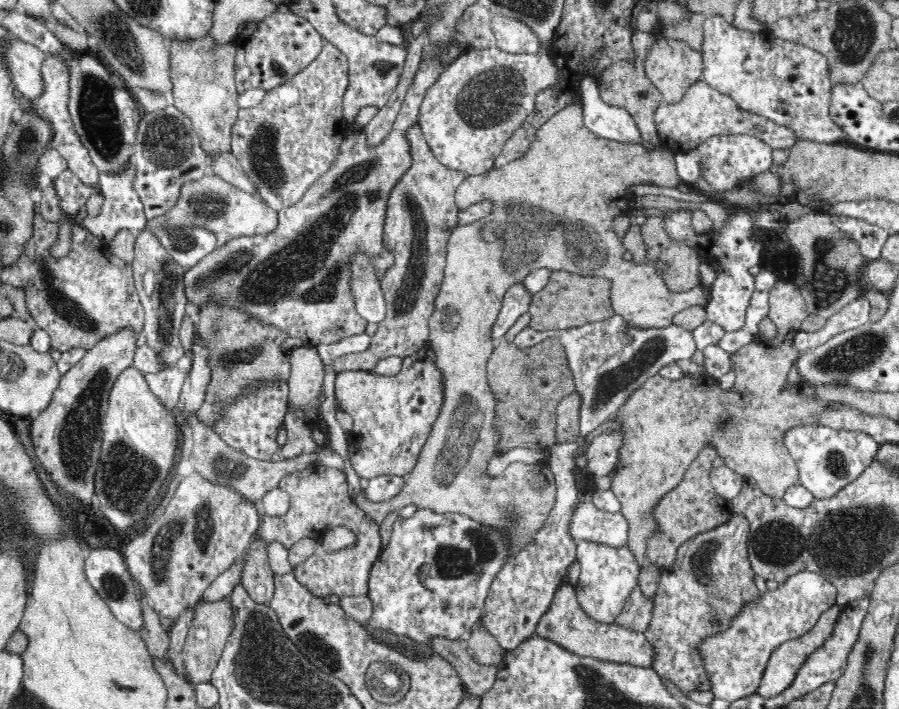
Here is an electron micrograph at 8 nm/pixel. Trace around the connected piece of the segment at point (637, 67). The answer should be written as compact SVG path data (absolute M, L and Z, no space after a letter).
M637 29L632 34L632 48L636 52L635 64L633 65L632 62L615 62L610 69L607 69L601 75L601 78L596 83L599 86L600 98L602 98L603 102L606 102L608 106L626 109L632 116L638 130L640 130L642 140L646 140L650 144L659 145L661 141L657 134L654 116L660 104L664 102L664 96L648 79L646 67L644 66L647 55L654 43L655 35L653 32L642 32Z

